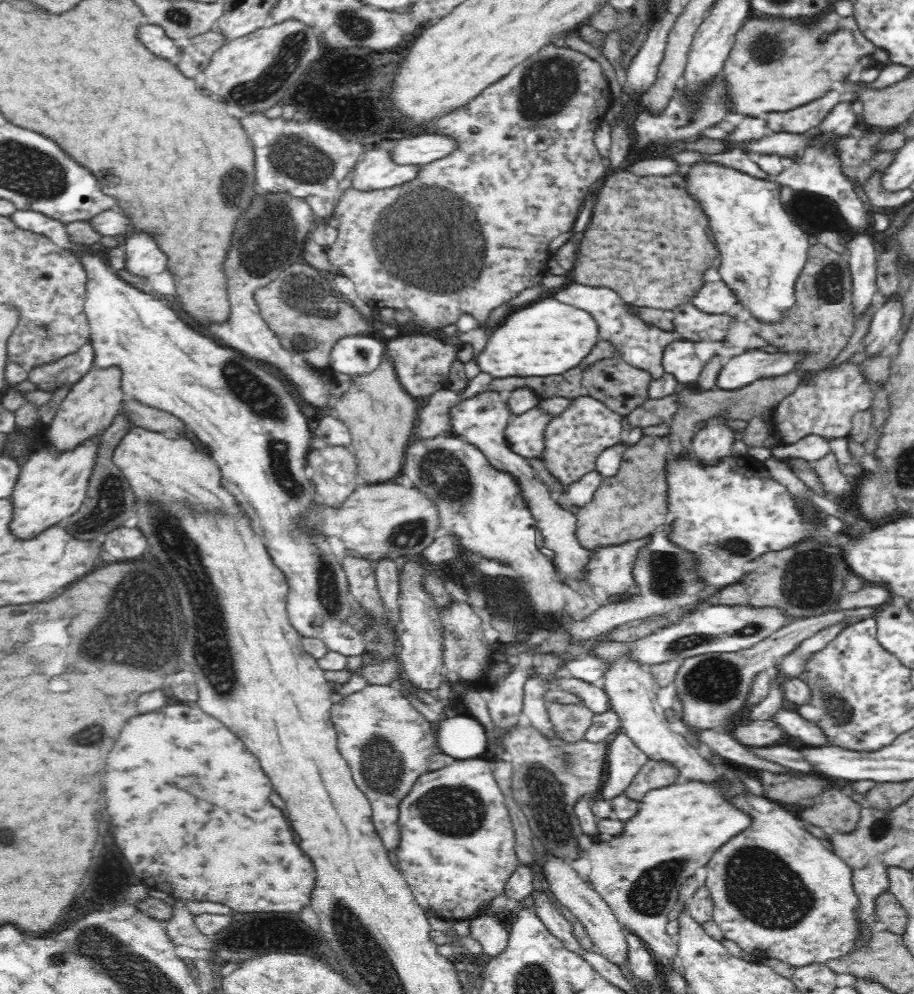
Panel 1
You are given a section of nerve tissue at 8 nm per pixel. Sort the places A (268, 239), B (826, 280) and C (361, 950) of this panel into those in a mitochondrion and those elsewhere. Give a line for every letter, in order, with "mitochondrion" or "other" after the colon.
A: mitochondrion
B: mitochondrion
C: mitochondrion

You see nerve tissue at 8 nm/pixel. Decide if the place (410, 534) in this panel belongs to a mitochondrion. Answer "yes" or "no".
yes

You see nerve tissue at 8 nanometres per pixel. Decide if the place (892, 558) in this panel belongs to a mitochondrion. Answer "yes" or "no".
no

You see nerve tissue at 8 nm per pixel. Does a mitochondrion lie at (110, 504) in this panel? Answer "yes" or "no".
yes

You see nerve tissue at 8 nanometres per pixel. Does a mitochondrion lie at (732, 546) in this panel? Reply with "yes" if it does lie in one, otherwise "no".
yes

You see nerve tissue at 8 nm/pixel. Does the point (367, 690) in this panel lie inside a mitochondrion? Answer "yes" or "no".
no

